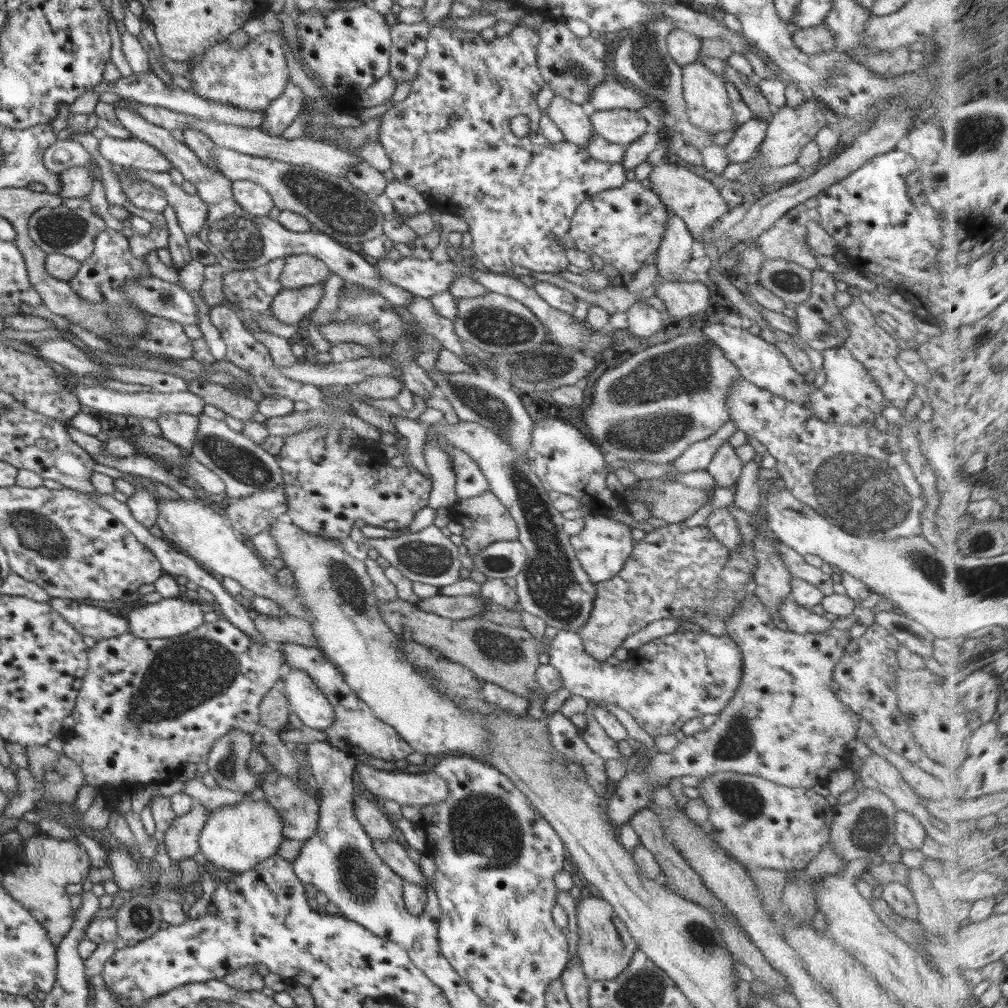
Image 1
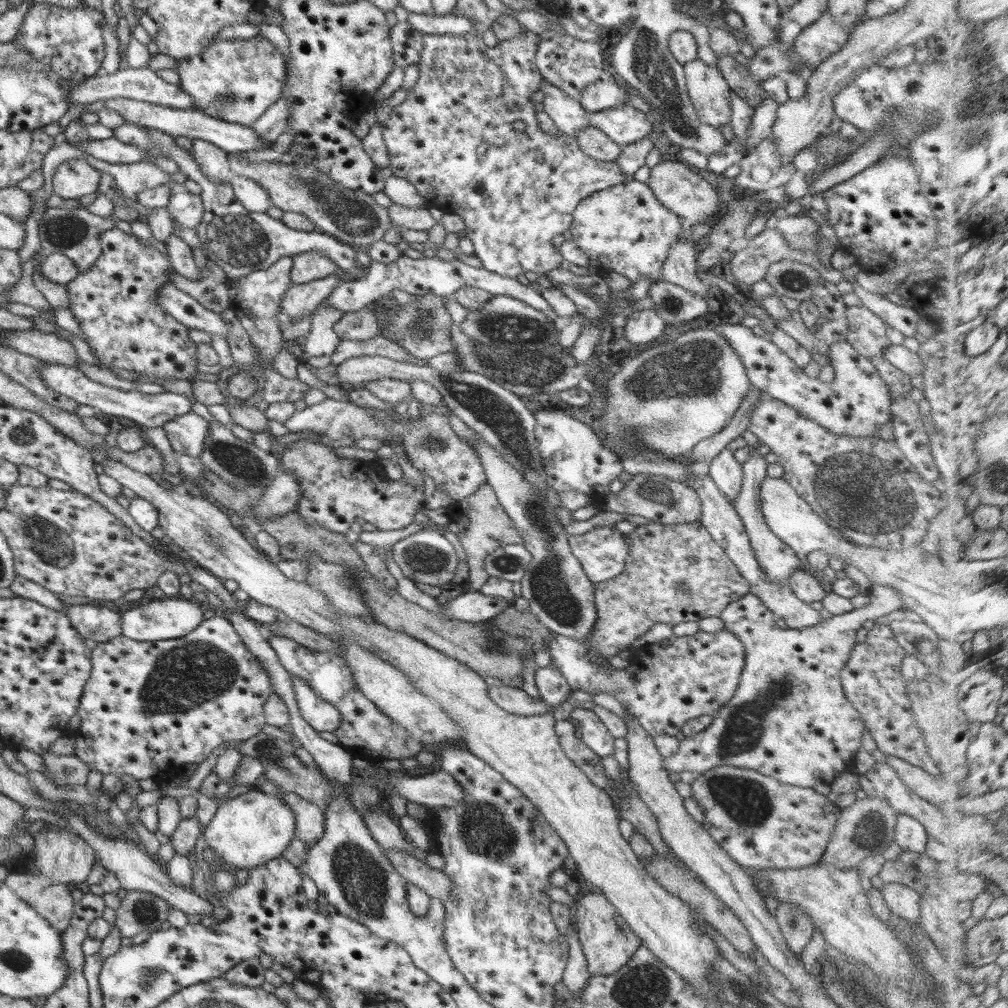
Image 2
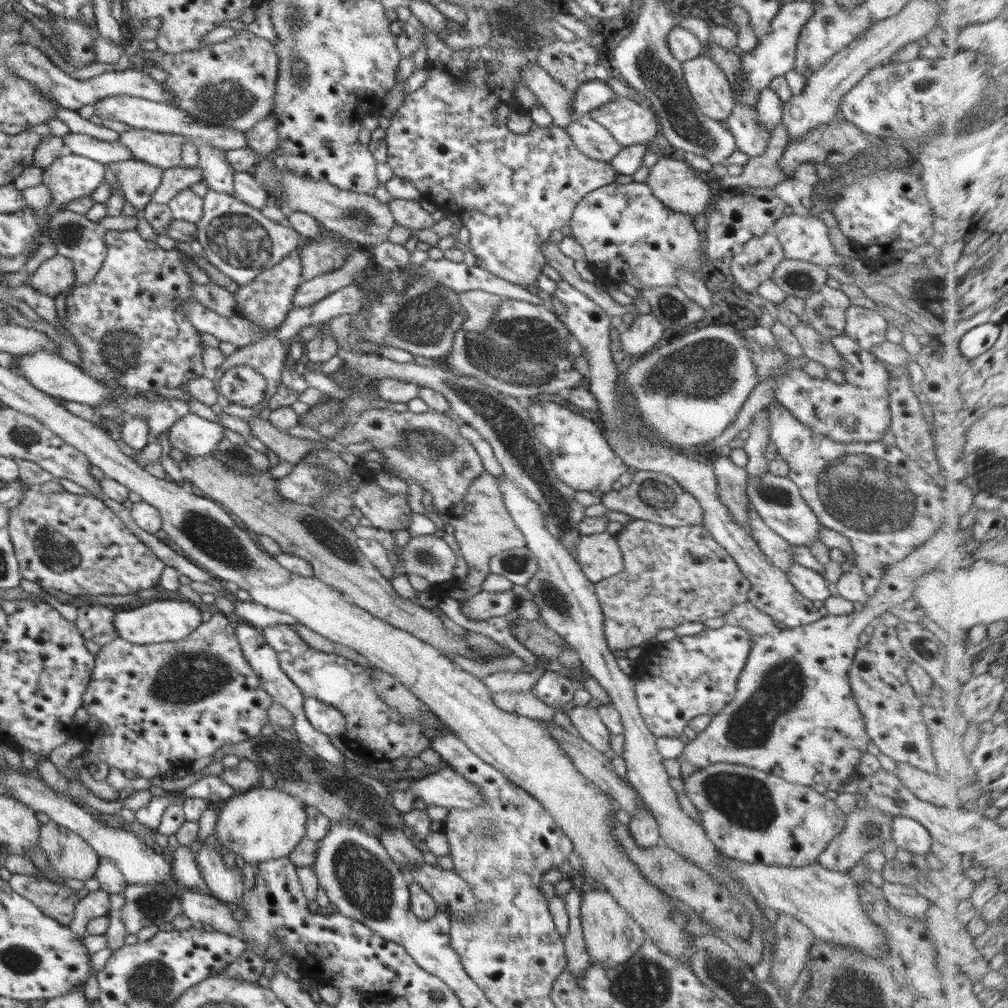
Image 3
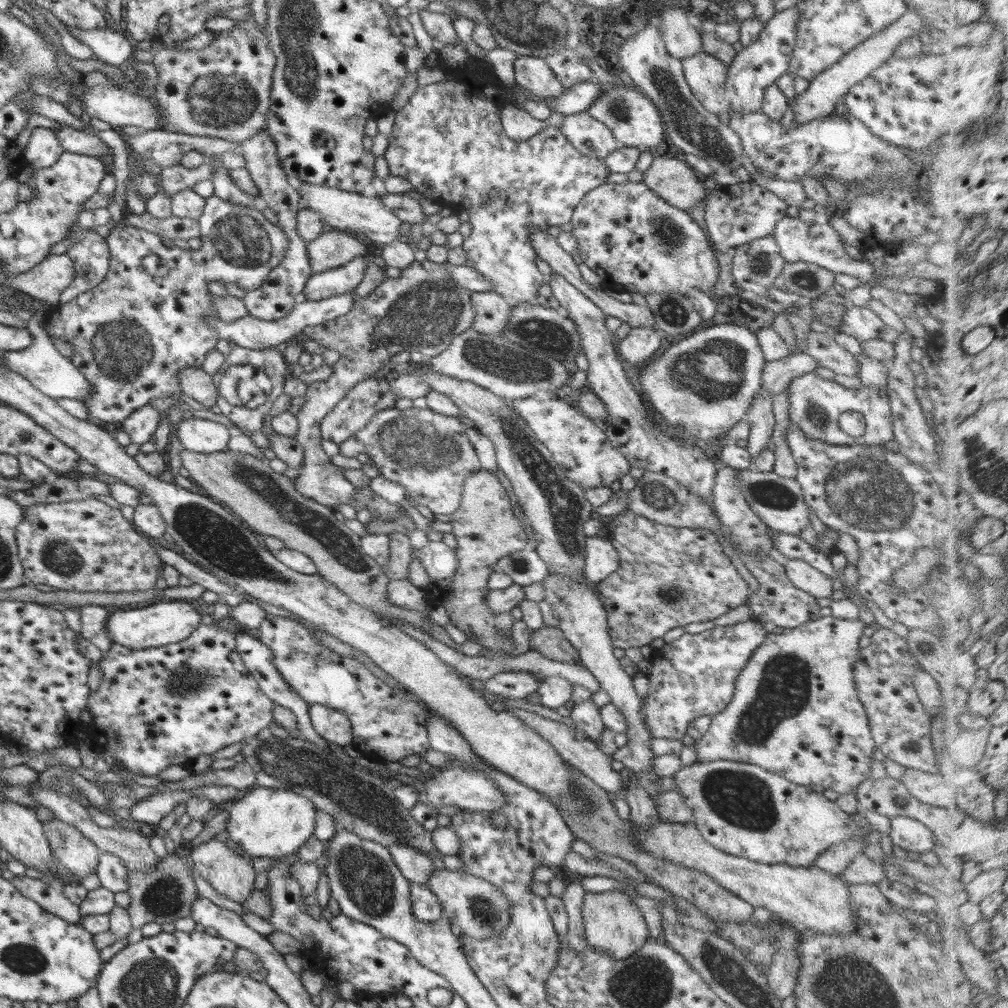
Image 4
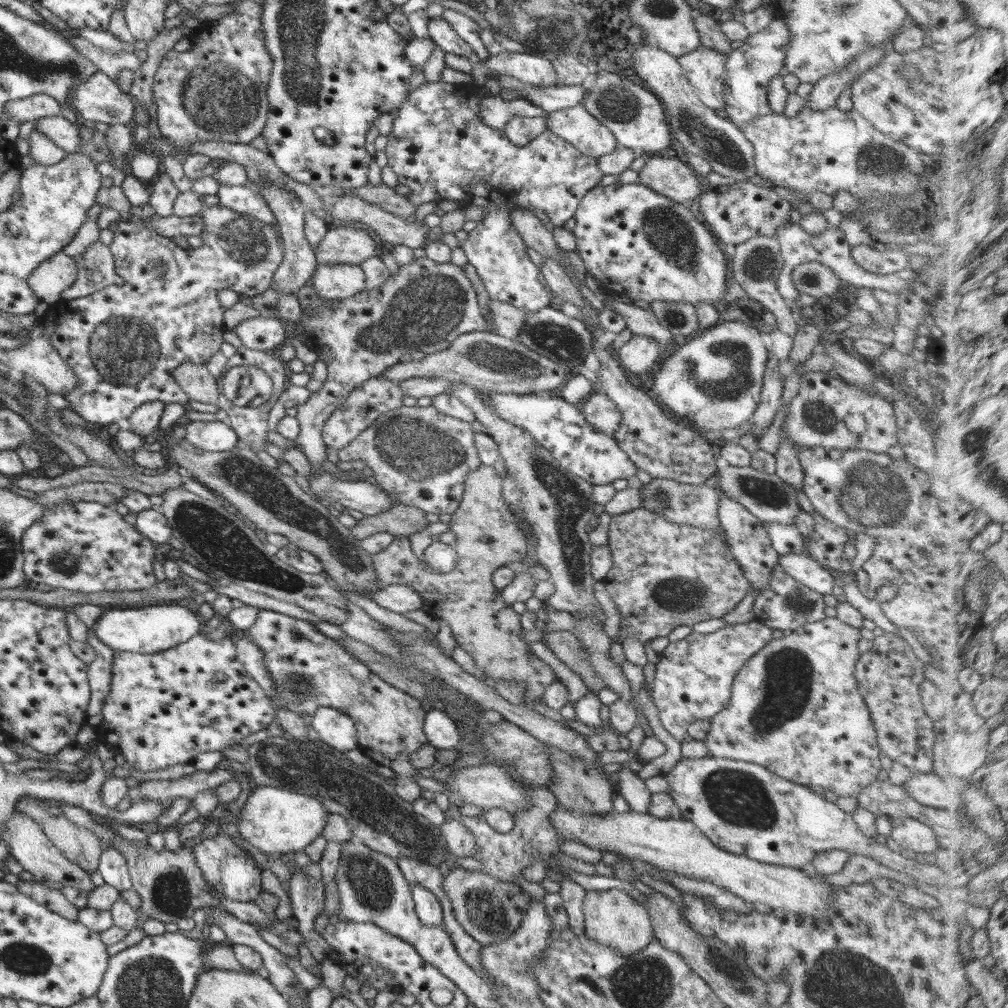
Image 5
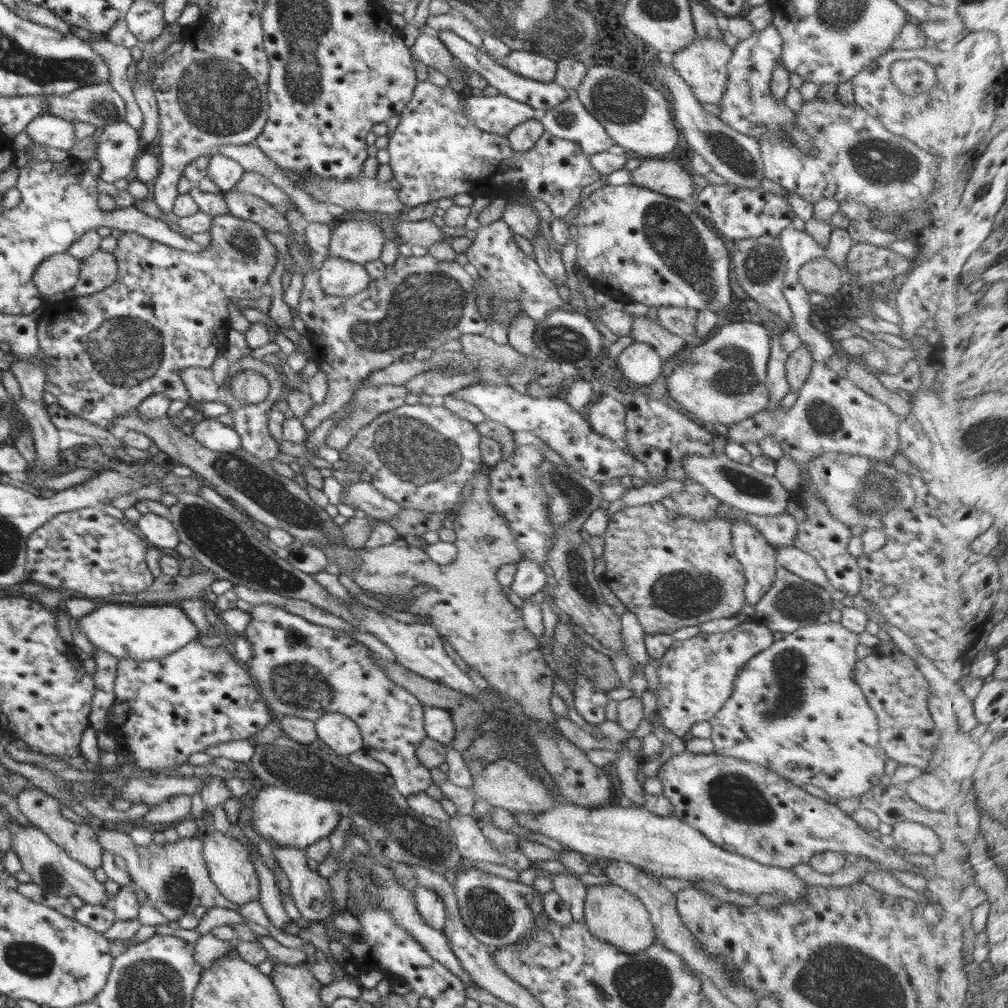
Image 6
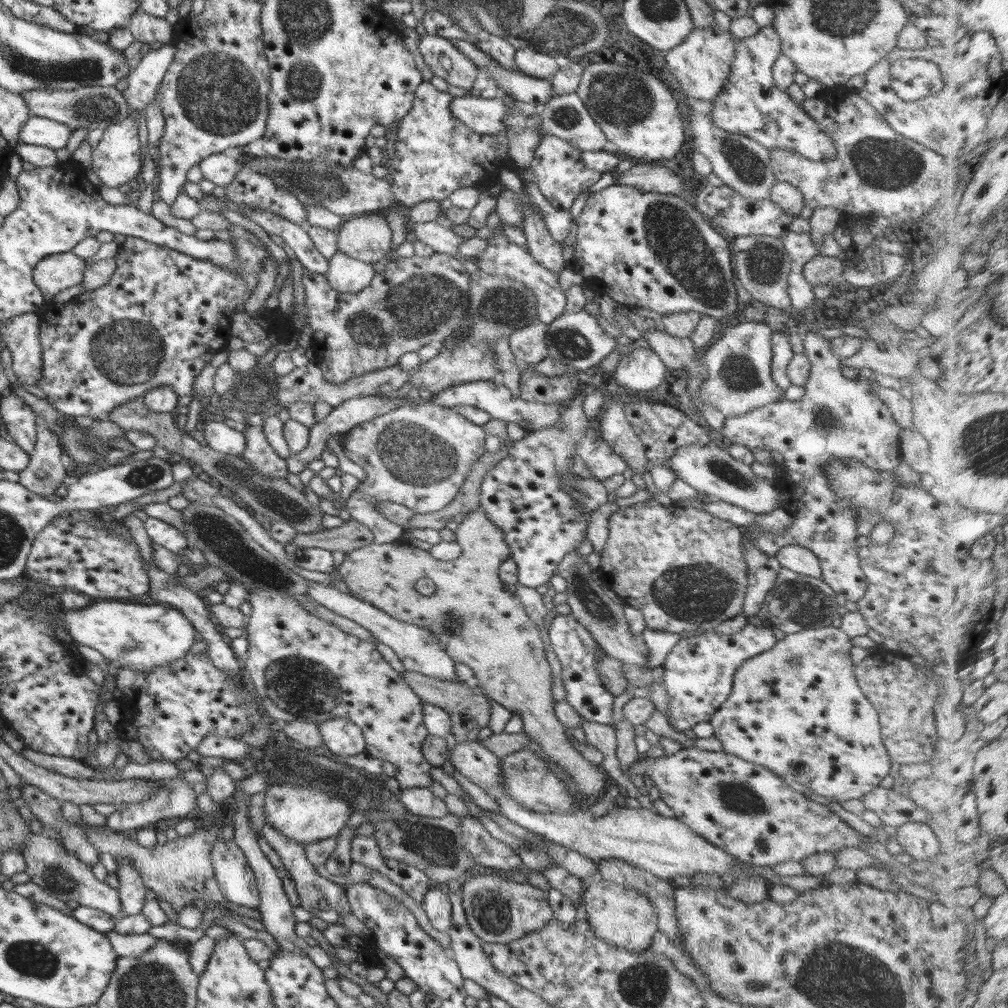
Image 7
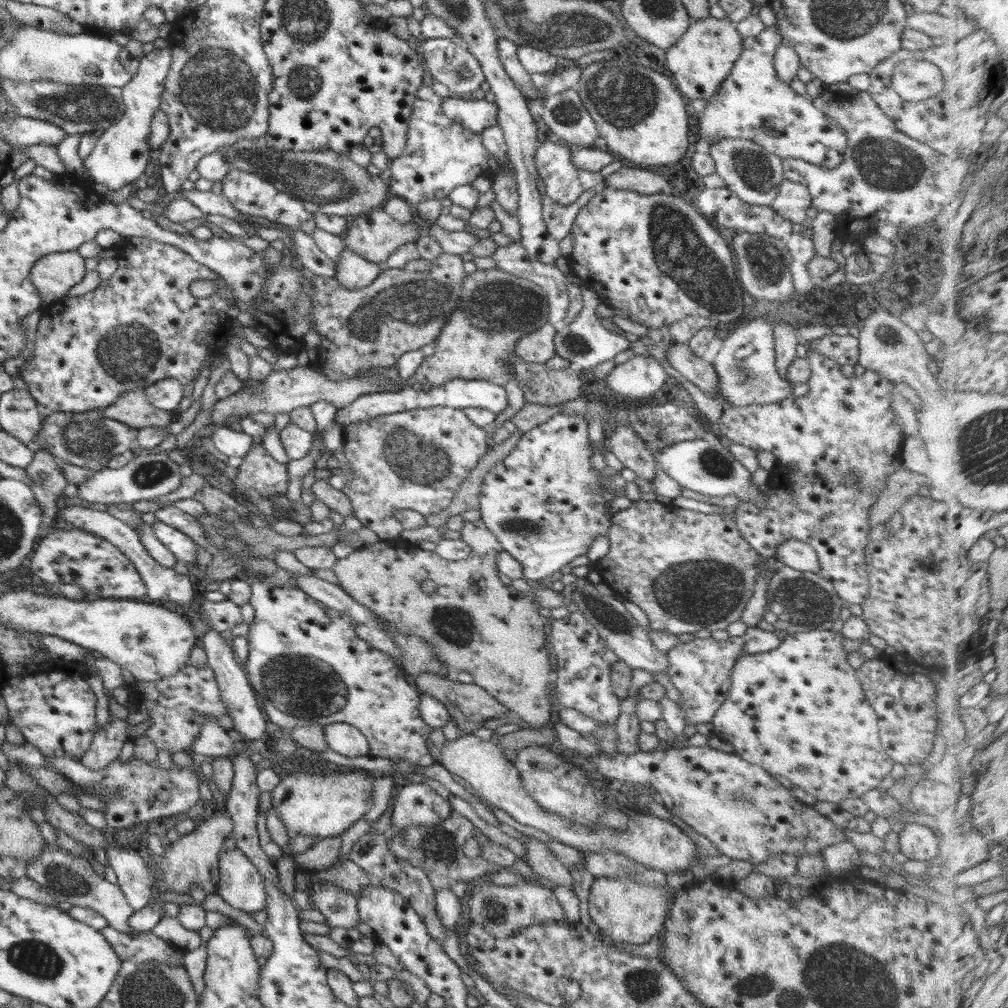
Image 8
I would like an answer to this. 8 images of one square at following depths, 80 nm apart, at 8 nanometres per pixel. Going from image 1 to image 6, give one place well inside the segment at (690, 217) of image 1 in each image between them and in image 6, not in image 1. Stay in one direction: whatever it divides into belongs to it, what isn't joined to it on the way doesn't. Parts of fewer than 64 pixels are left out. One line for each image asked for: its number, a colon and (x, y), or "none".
2: (685, 192)
3: (675, 182)
4: (673, 180)
5: (670, 177)
6: (668, 177)

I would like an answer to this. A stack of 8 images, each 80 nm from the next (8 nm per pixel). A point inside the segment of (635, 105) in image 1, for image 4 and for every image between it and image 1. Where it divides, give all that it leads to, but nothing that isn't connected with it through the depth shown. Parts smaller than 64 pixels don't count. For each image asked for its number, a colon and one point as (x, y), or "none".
2: (600, 95)
3: (590, 95)
4: (577, 98)

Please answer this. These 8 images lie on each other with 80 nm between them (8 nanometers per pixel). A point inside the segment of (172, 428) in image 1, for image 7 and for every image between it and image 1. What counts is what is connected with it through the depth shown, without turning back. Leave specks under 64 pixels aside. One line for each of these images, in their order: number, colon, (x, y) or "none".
2: (187, 432)
3: (192, 435)
4: (203, 436)
5: (216, 436)
6: (211, 434)
7: (219, 437)

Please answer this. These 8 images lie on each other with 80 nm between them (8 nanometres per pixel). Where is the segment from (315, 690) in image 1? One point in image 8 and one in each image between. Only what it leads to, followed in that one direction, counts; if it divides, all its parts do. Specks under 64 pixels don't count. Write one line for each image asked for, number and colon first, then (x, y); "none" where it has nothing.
2: (321, 715)
3: (326, 719)
4: (333, 726)
5: (335, 728)
6: (340, 733)
7: (342, 737)
8: (345, 739)

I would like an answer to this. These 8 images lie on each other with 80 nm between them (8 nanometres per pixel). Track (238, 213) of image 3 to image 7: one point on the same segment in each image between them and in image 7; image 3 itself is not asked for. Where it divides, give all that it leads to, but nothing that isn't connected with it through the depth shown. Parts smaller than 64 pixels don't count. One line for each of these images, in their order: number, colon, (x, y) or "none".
4: (131, 335)
5: (123, 342)
6: (167, 310)
7: (163, 315)

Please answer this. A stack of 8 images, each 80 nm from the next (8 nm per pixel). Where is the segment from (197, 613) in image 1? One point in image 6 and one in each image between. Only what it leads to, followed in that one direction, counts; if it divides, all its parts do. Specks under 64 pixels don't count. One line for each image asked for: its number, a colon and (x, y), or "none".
2: (161, 619)
3: (164, 620)
4: (162, 623)
5: (147, 630)
6: (140, 632)

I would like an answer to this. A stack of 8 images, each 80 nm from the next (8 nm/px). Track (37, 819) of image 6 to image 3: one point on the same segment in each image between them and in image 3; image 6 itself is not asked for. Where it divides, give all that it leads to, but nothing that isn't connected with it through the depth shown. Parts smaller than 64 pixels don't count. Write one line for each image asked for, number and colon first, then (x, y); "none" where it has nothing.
3: (71, 856)
4: (73, 850)
5: (81, 846)

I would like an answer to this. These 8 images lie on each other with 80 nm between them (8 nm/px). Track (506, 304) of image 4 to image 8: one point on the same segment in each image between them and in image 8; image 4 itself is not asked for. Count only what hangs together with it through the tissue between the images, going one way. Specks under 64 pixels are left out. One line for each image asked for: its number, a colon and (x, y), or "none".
5: (509, 321)
6: (521, 329)
7: (528, 344)
8: (538, 346)

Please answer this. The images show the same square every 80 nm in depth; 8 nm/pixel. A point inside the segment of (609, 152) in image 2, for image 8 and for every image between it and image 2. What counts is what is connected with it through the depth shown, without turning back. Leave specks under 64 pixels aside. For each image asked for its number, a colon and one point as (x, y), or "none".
3: (590, 137)
4: (592, 138)
5: (576, 125)
6: (569, 120)
7: (565, 116)
8: (565, 116)

